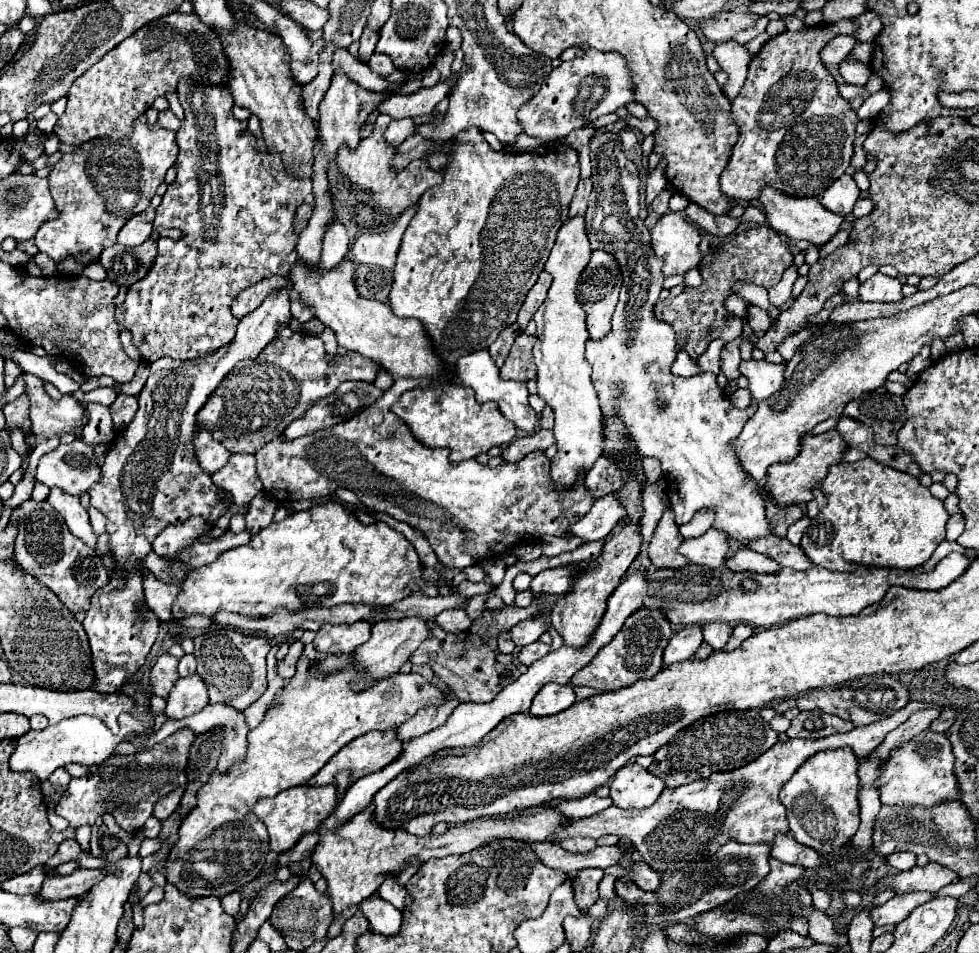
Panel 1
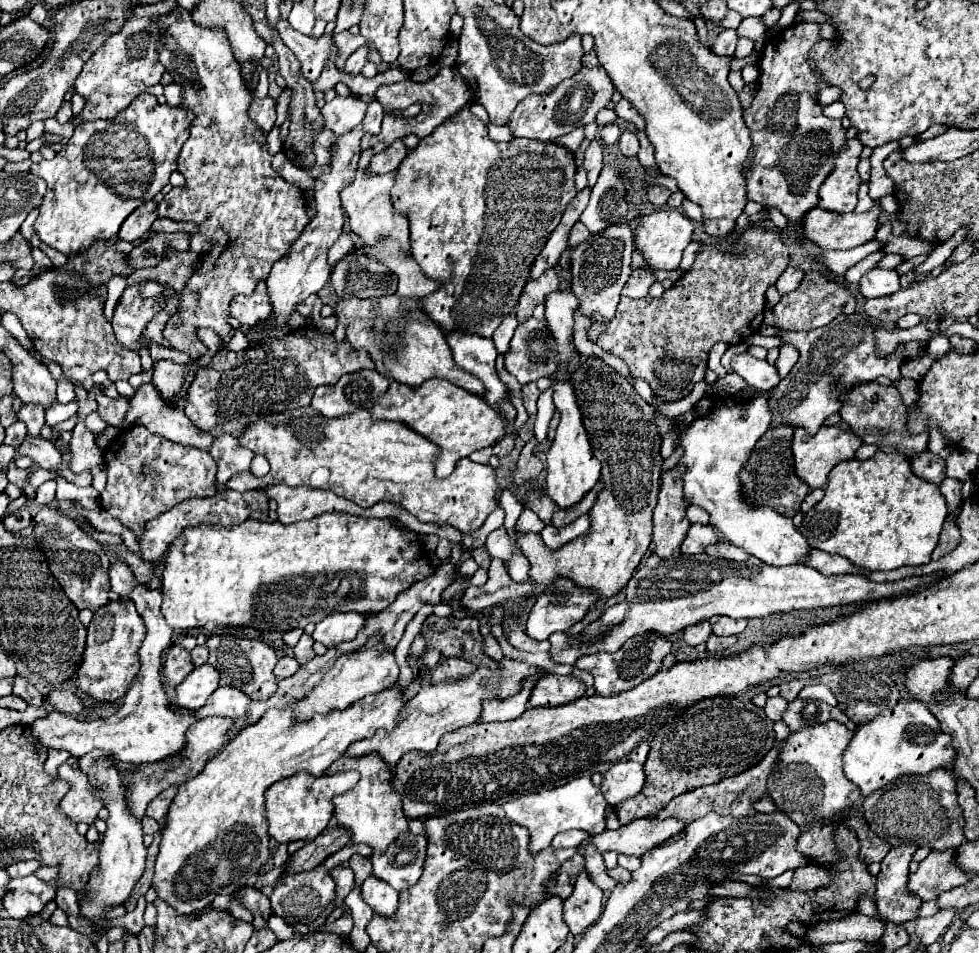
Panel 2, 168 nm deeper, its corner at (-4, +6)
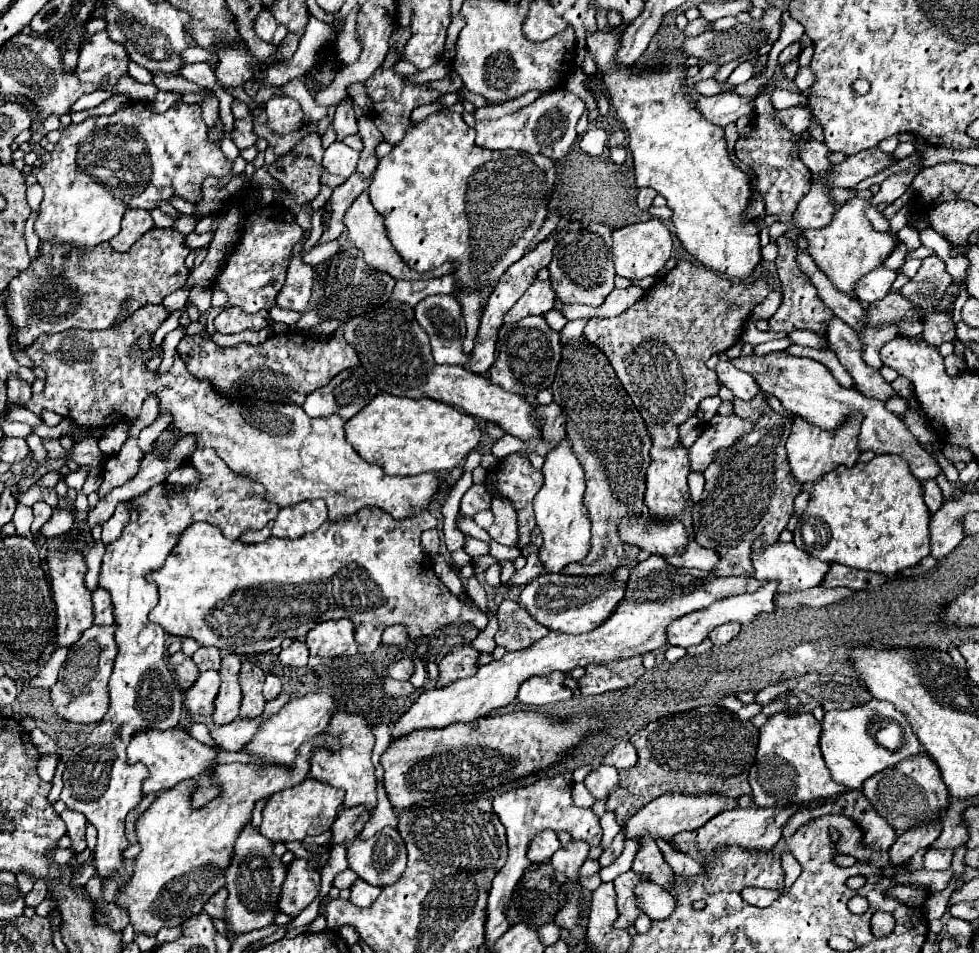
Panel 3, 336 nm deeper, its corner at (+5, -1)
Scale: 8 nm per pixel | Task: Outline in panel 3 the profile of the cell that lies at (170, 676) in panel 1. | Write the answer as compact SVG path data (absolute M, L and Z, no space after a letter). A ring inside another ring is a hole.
M177 651L175 655L171 655L169 657L169 665L171 665L171 669L177 675L177 683L179 683L181 691L187 691L197 681L197 677L199 677L197 665L183 651Z

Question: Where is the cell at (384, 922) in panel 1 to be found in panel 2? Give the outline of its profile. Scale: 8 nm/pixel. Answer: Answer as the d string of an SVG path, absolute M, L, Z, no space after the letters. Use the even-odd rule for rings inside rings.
M370 876L362 884L362 900L380 916L392 916L398 906L398 892L376 876Z

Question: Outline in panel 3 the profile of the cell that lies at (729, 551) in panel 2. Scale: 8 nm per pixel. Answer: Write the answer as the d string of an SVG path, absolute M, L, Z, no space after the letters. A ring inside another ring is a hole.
M689 541L685 551L681 555L673 555L667 557L667 563L671 563L673 567L687 567L687 569L703 569L703 571L711 571L719 561L719 555L711 549L705 549L701 545L697 545L695 541Z

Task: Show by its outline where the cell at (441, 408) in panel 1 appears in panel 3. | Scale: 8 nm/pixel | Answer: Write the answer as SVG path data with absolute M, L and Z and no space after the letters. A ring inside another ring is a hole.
M379 393L359 415L345 421L345 439L365 461L377 463L387 475L419 475L459 467L479 443L481 427L475 417L447 403Z

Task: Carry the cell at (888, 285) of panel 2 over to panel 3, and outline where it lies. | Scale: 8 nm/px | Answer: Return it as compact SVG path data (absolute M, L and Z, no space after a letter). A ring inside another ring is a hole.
M877 267L875 271L871 271L869 275L859 279L859 283L855 287L855 295L863 303L881 301L889 293L891 283L895 281L895 277L897 277L895 271L891 271L887 267Z

